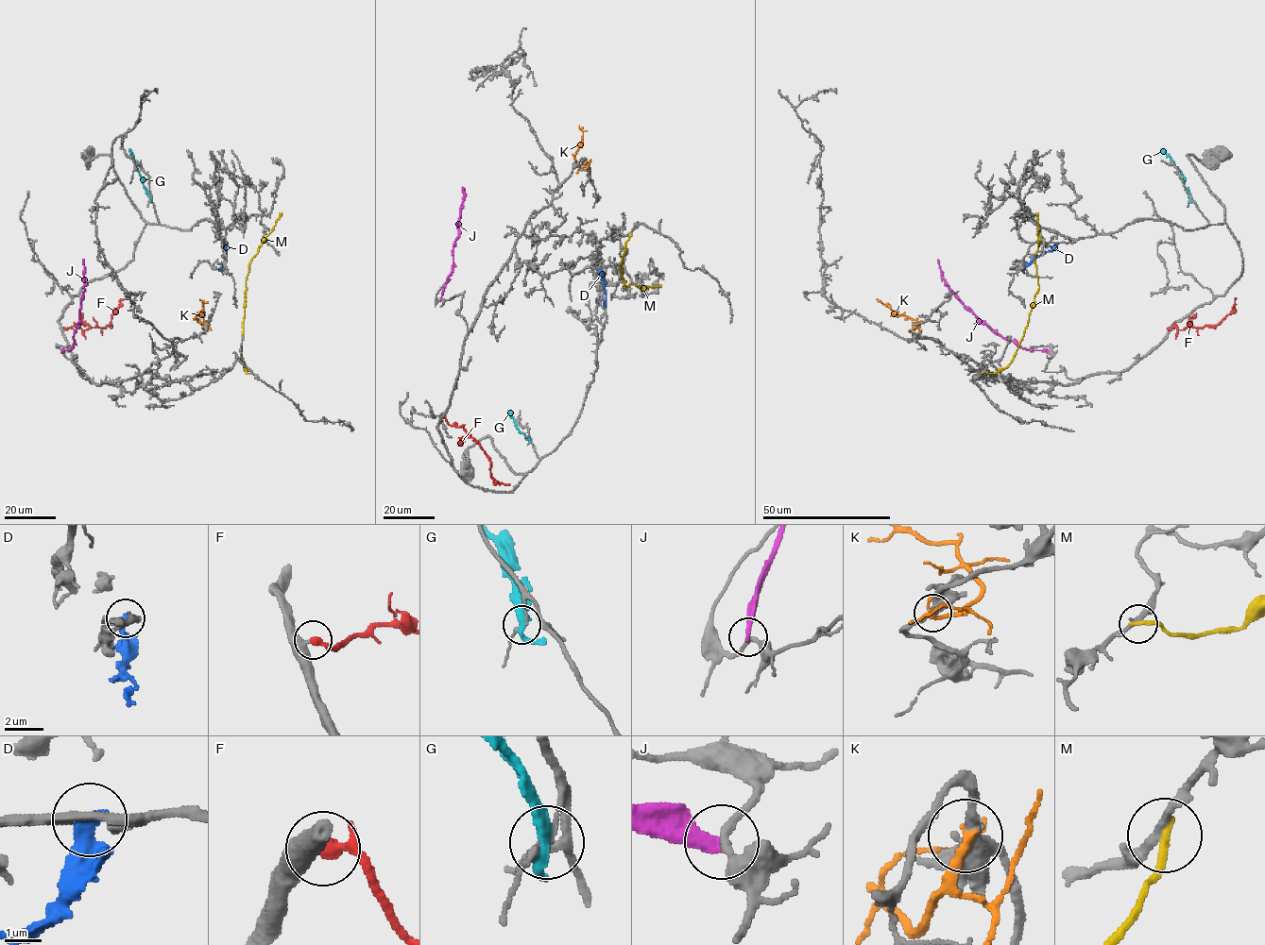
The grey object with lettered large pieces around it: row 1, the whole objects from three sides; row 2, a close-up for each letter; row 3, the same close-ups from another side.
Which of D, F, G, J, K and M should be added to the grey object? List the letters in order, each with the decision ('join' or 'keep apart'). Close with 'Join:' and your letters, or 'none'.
D: keep apart
F: join
G: keep apart
J: keep apart
K: keep apart
M: keep apart
Join: F

